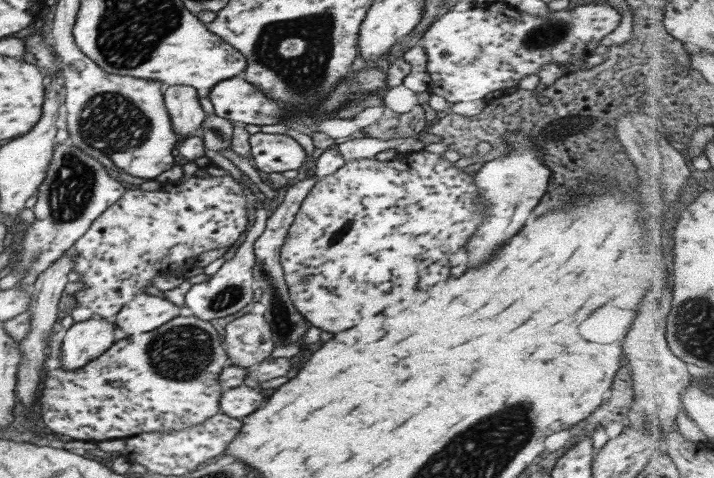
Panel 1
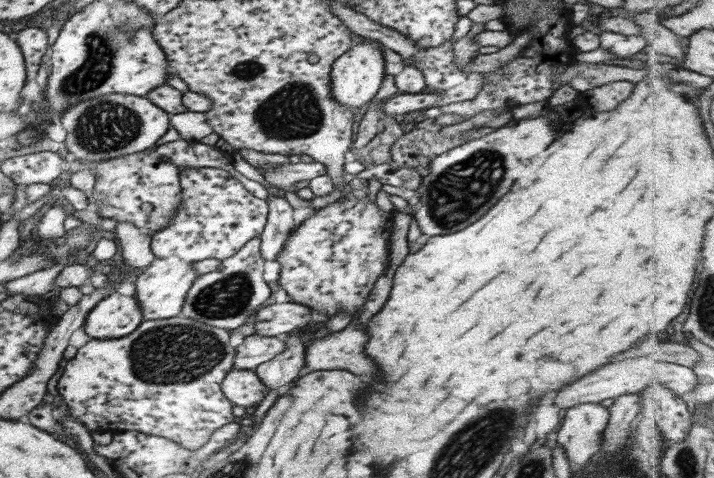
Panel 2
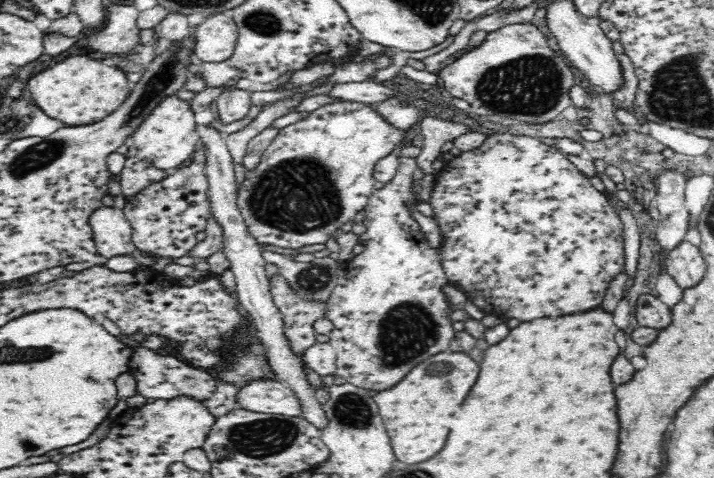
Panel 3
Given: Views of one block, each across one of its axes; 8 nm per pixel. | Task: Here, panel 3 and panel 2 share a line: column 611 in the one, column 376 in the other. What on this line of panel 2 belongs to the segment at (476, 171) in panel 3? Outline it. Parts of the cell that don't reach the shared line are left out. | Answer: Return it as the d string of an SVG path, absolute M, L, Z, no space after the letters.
M360 191L351 194L349 199L343 197L315 209L313 216L309 216L309 219L291 230L281 251L277 253L276 261L281 266L278 277L280 288L289 295L291 302L307 306L313 317L319 312L331 317L339 312L353 315L367 300L377 276L381 276L389 264L387 246L393 218L391 211L383 211L375 203L365 200Z

